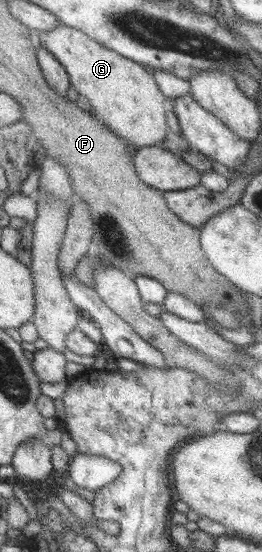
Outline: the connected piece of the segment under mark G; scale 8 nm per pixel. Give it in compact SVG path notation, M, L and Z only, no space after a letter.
M61 24L50 32L40 32L42 45L53 52L69 70L71 85L87 97L94 113L108 129L123 137L137 149L149 145L161 146L169 133L165 112L167 97L159 89L152 71L112 48L97 43L92 36L76 27Z

